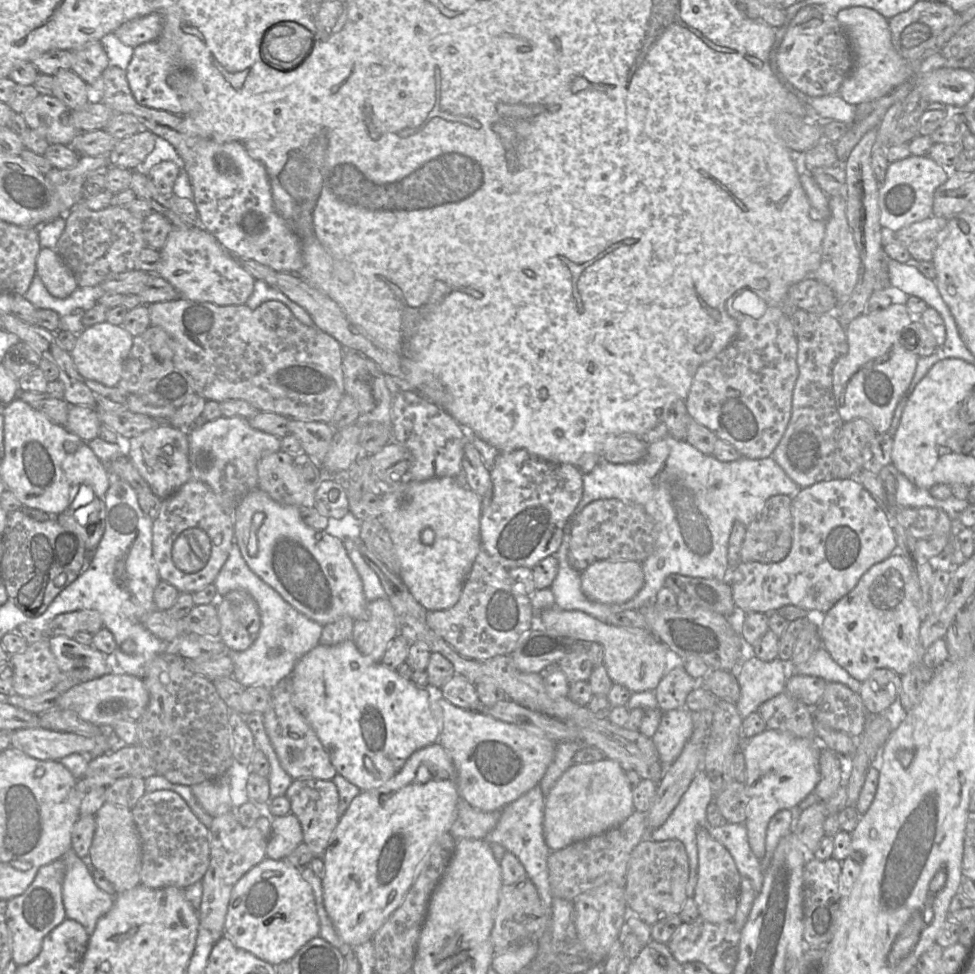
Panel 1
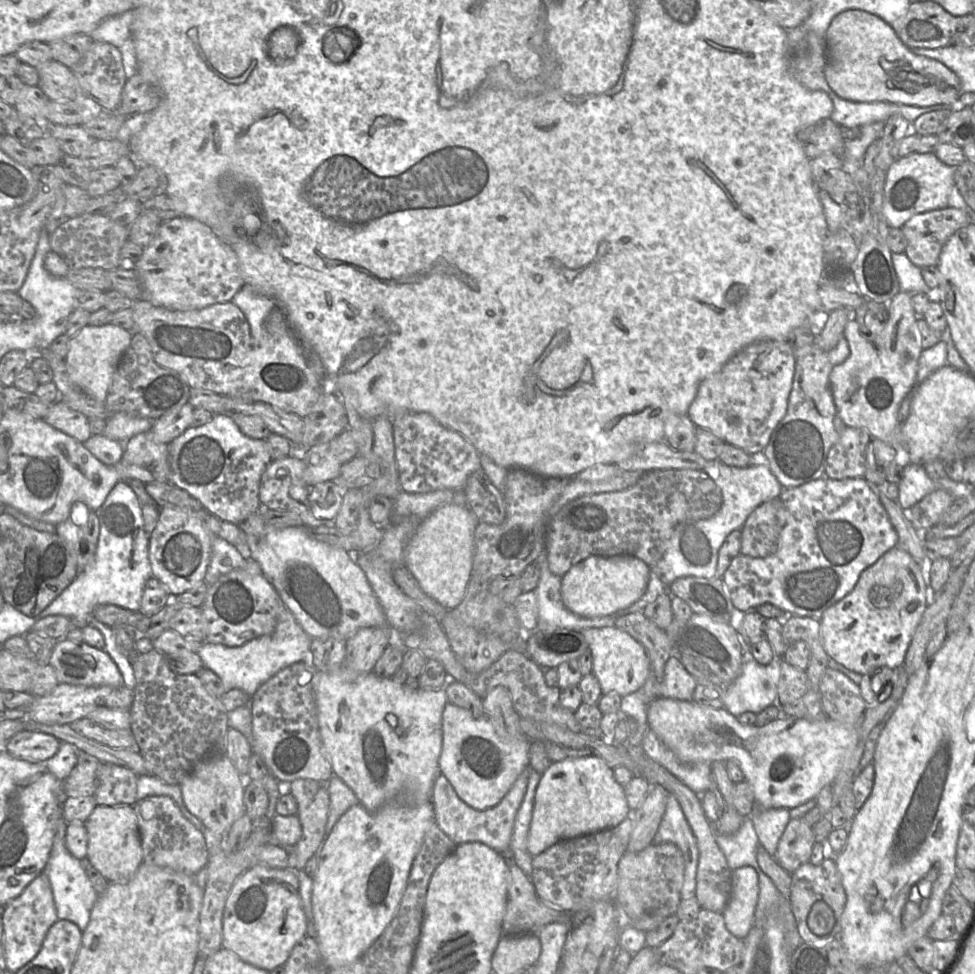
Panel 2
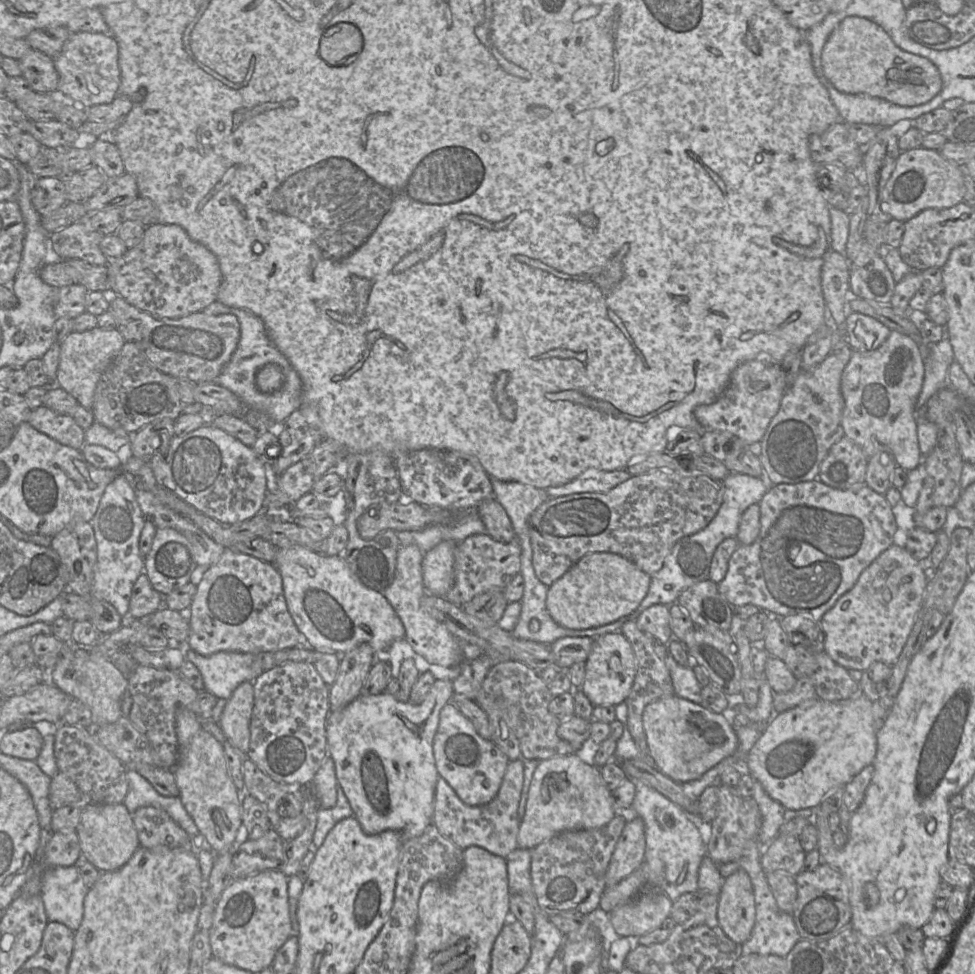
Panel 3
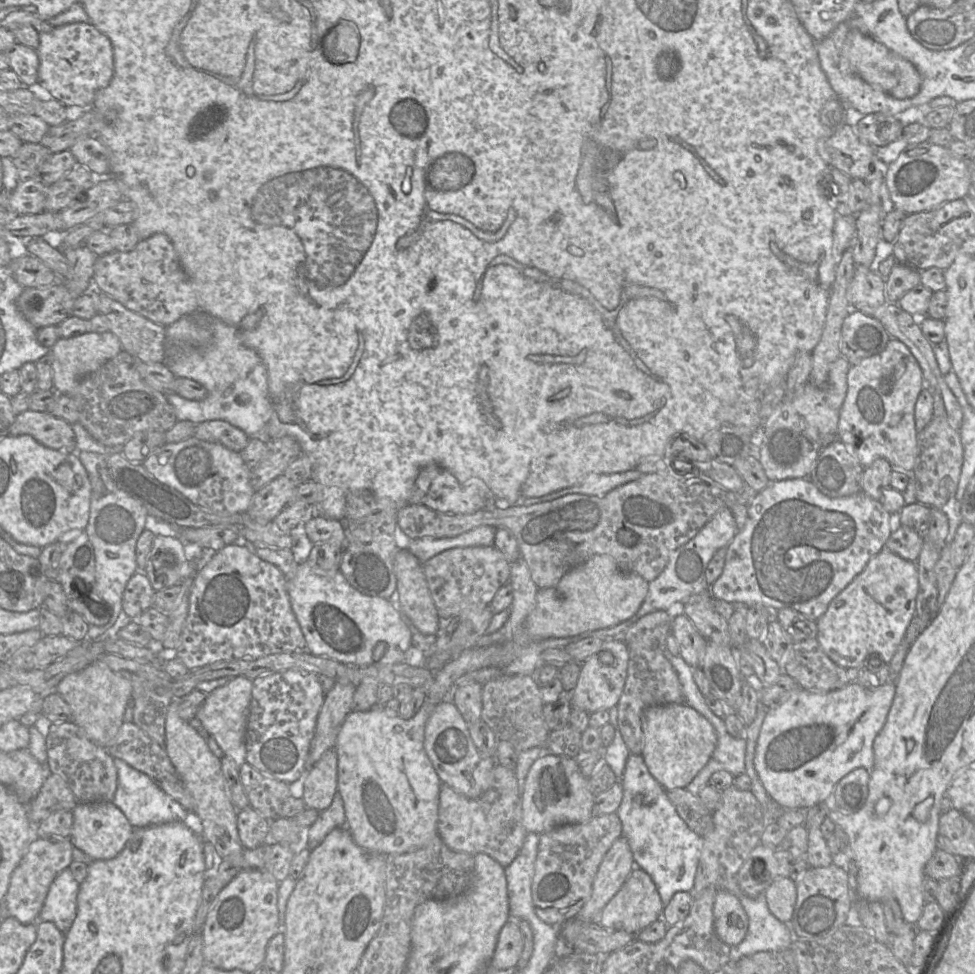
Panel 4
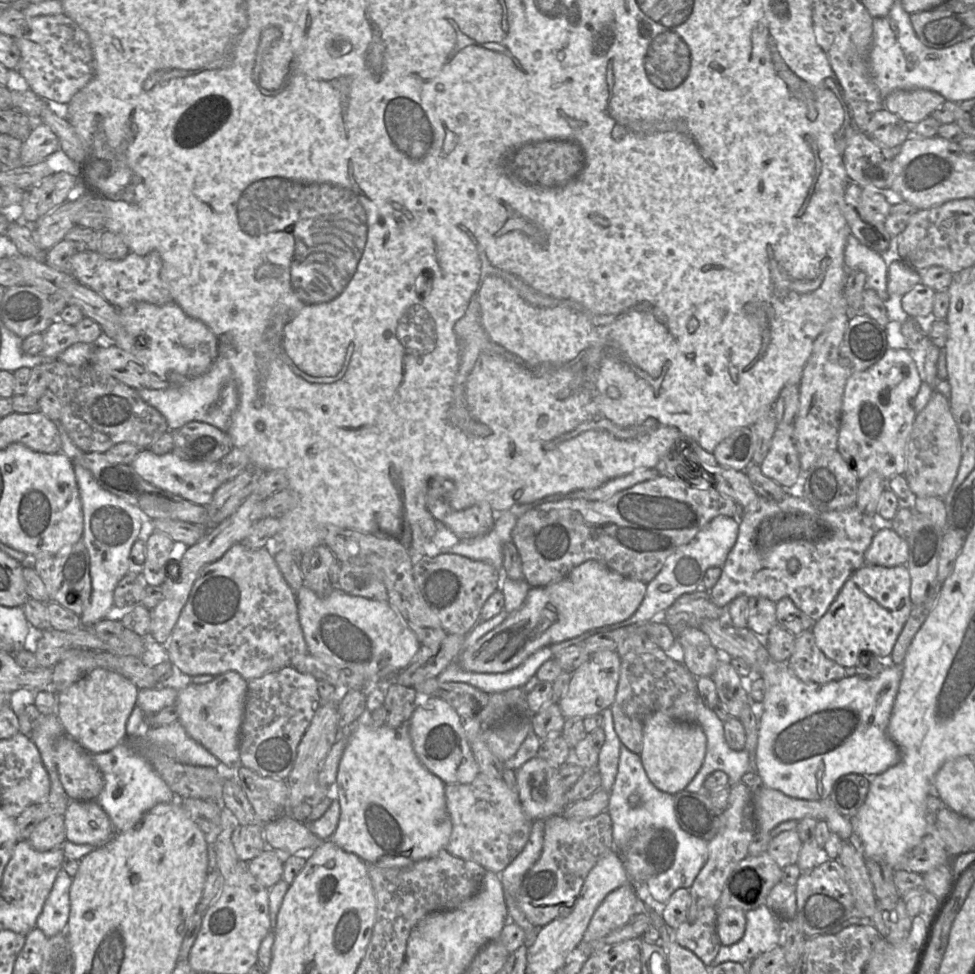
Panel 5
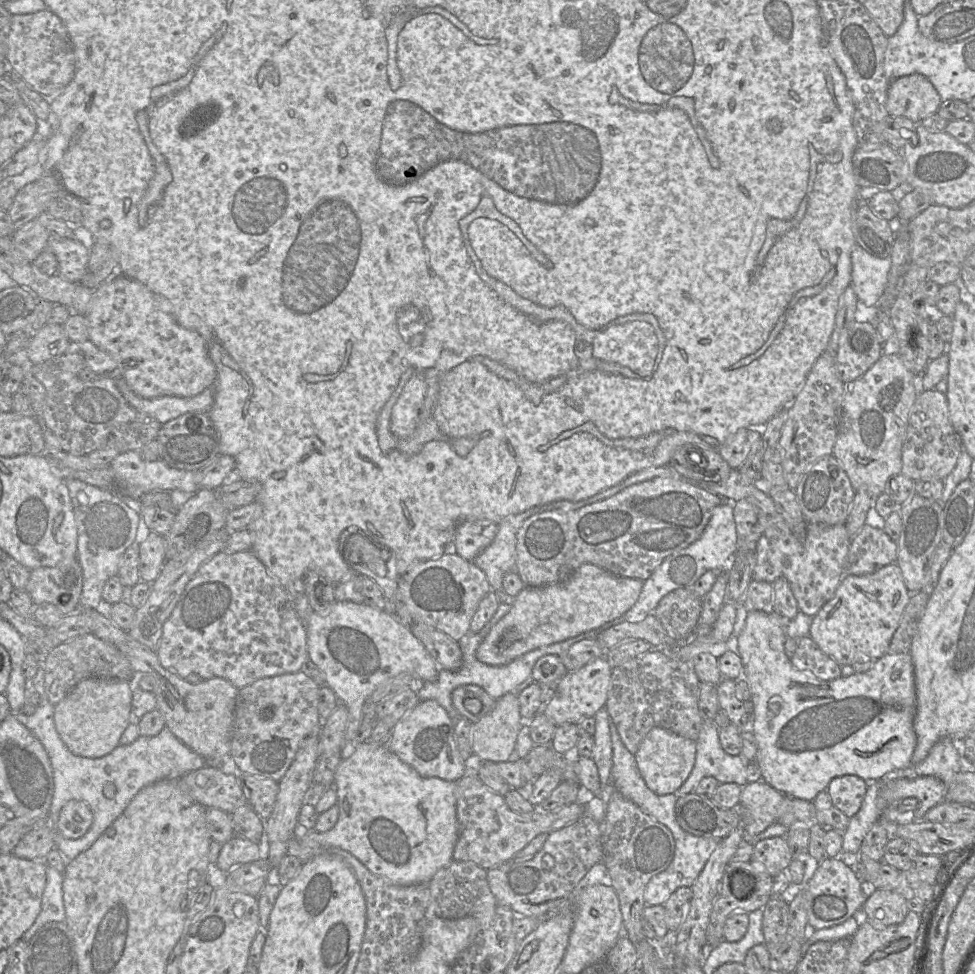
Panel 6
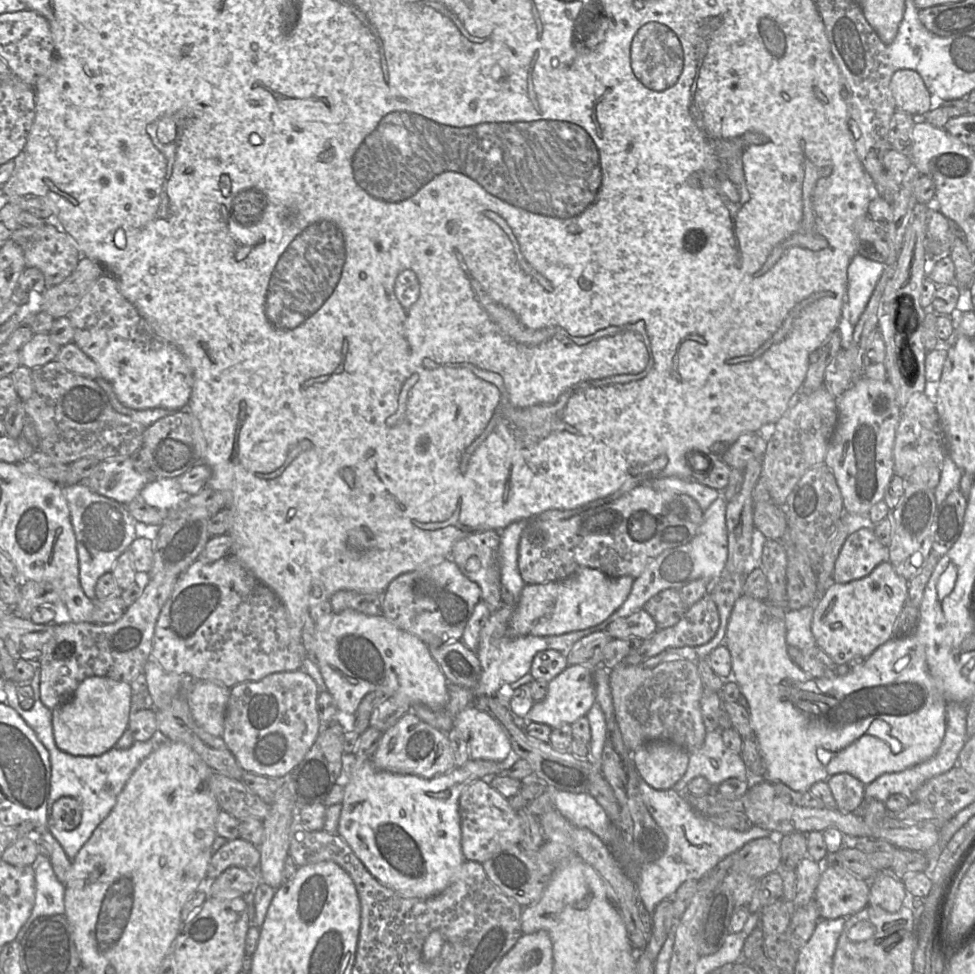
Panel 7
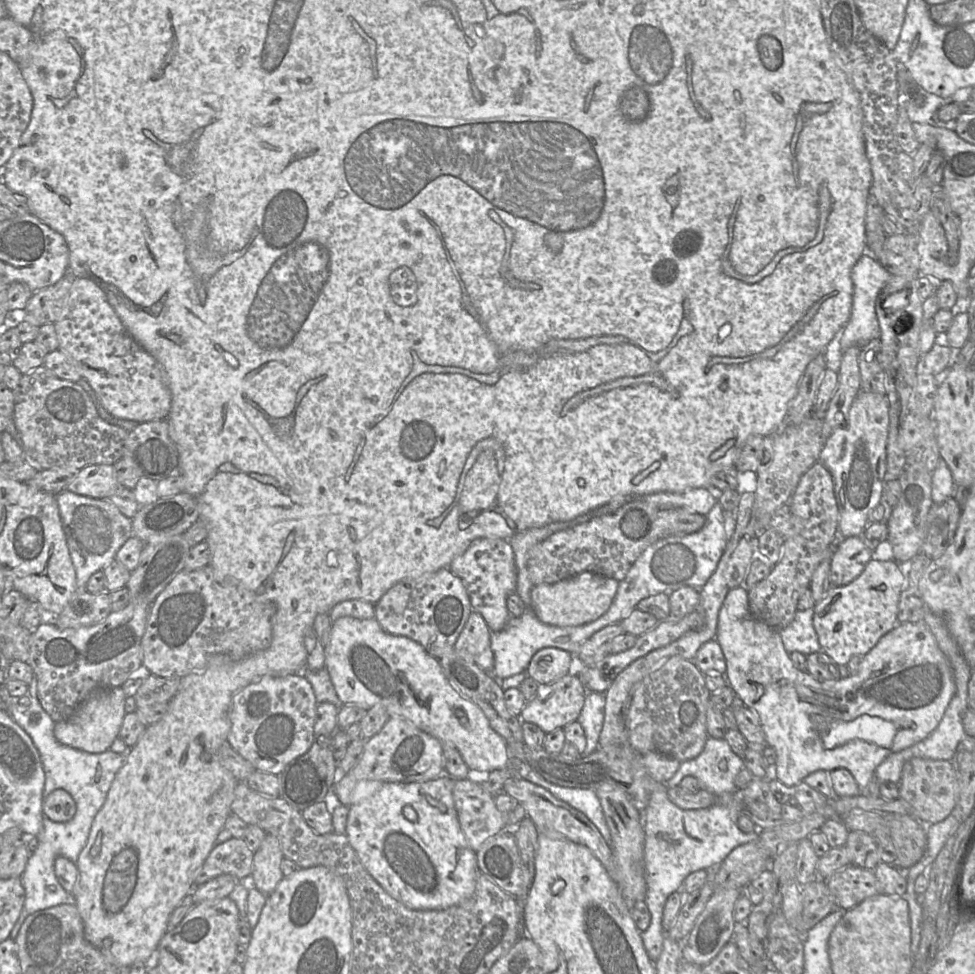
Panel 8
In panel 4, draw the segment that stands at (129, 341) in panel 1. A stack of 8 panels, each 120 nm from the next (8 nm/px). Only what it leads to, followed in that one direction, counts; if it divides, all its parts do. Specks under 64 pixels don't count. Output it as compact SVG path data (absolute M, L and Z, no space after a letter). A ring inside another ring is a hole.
M111 331L104 333L86 332L74 337L59 338L50 350L53 355L52 378L54 390L63 395L69 395L84 376L96 371L120 353L122 345L118 337Z

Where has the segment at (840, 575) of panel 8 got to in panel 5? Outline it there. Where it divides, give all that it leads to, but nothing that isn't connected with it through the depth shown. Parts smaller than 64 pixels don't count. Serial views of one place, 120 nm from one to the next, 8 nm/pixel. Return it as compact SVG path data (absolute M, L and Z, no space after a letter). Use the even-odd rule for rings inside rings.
M892 529L876 531L872 542L864 554L864 565L895 567L906 565L909 547L905 539Z

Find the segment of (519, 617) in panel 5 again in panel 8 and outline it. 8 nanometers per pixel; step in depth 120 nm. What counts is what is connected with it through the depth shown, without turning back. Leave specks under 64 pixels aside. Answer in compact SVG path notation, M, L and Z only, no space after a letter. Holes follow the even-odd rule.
M582 572L554 584L536 585L531 590L531 606L537 618L549 625L580 626L601 617L610 607L619 581L592 572Z

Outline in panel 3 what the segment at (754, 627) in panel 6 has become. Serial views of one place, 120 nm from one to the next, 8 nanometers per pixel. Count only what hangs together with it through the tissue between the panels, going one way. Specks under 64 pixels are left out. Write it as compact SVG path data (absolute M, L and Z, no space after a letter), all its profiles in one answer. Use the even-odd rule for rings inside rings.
M863 694L836 702L821 699L805 701L782 713L774 713L749 751L745 771L759 781L767 794L785 810L816 808L835 788L845 786L866 766L873 766L877 752L877 731L873 702Z

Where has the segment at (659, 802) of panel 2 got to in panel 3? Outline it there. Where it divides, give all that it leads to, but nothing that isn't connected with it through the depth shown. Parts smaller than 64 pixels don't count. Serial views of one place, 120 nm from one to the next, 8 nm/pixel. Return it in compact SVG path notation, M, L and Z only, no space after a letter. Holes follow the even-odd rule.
M636 816L626 823L616 843L605 874L606 888L619 883L644 862L645 848L644 821Z

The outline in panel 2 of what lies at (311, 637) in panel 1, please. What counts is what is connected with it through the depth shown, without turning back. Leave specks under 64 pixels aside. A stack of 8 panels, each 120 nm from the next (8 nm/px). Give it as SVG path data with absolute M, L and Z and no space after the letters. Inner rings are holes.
M215 537L212 541L212 554L204 582L214 584L222 575L234 569L242 569L249 558L245 558L235 546L228 541ZM286 610L272 634L255 638L241 646L226 646L203 642L196 652L205 668L215 672L227 691L237 688L253 696L258 688L280 670L300 661L309 660L311 637L302 629L293 614Z

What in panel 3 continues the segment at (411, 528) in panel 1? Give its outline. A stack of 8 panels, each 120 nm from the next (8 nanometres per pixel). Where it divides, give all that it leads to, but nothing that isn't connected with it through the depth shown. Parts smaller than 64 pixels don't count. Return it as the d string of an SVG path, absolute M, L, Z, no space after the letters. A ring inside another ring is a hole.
M452 540L442 541L423 555L423 584L429 594L445 597L452 588L457 544Z

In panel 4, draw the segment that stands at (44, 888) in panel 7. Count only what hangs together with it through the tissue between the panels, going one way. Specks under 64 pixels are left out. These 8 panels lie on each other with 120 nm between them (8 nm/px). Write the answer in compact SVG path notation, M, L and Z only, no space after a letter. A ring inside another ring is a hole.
M70 869L61 871L49 887L39 921L52 922L66 934L77 915L79 886Z

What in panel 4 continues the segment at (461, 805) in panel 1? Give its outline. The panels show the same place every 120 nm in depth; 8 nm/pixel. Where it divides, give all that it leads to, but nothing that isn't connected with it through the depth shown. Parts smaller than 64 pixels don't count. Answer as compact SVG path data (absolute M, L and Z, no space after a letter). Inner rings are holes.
M500 764L491 772L491 783L478 798L468 798L450 786L440 787L437 833L452 850L471 855L485 853L507 867L521 850L527 831L522 823L522 800L519 798L516 772Z

